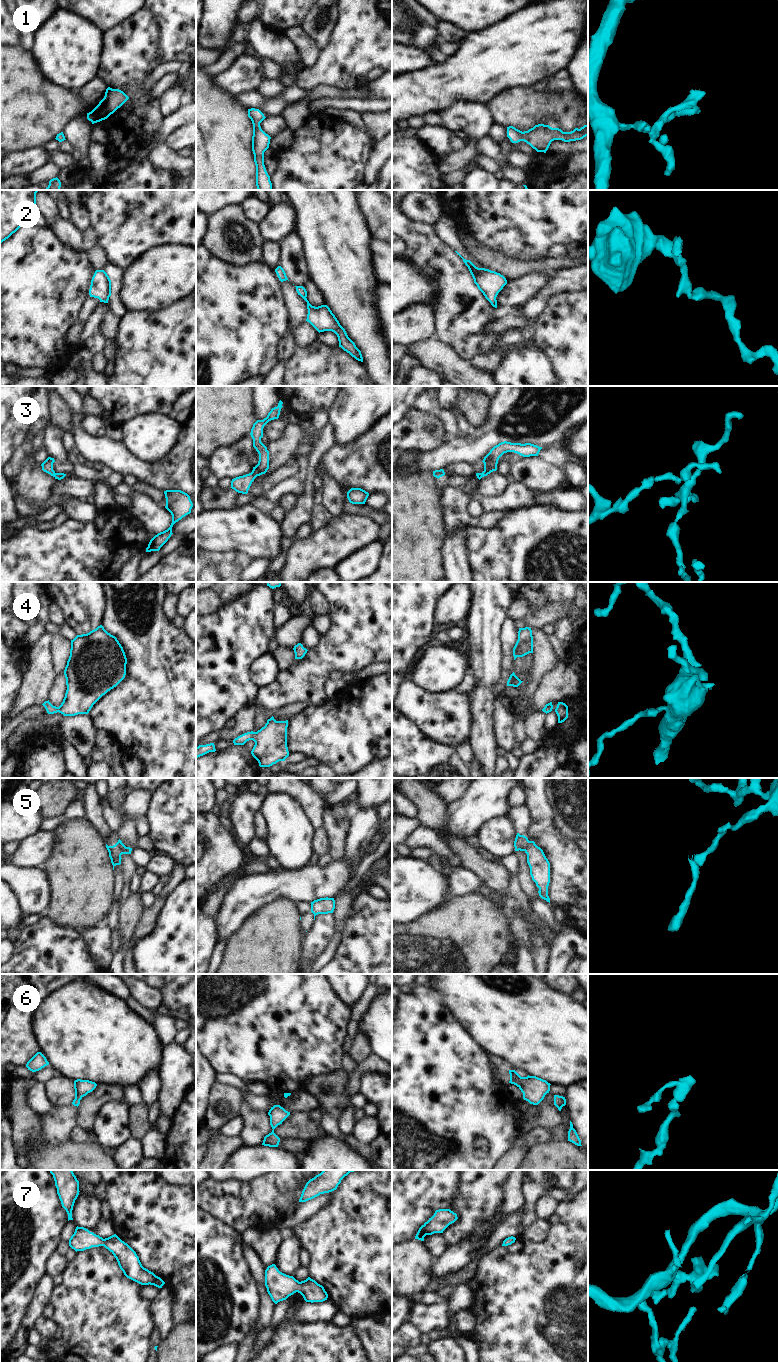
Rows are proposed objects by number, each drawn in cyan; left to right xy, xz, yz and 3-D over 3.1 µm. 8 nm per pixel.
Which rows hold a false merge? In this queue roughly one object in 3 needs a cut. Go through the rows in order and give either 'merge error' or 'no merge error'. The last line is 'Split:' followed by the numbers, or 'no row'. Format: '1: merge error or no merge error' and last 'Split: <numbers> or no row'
1: no merge error
2: no merge error
3: no merge error
4: no merge error
5: merge error
6: no merge error
7: no merge error
Split: 5

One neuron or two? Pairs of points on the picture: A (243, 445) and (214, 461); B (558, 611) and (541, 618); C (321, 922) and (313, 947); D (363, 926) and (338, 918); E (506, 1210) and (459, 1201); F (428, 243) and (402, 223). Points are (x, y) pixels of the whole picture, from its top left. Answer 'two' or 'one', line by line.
A: two
B: one
C: one
D: two
E: two
F: one

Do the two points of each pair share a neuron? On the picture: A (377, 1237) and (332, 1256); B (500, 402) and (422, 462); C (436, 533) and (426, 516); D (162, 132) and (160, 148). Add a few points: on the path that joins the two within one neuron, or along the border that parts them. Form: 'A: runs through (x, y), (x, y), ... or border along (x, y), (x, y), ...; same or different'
A: runs through (366, 1248), (348, 1256), (343, 1256); same
B: runs through (493, 425), (469, 449), (453, 449), (445, 454); same
C: runs through (432, 529), (426, 523), (426, 520); same
D: border along (163, 140), (157, 142); different

